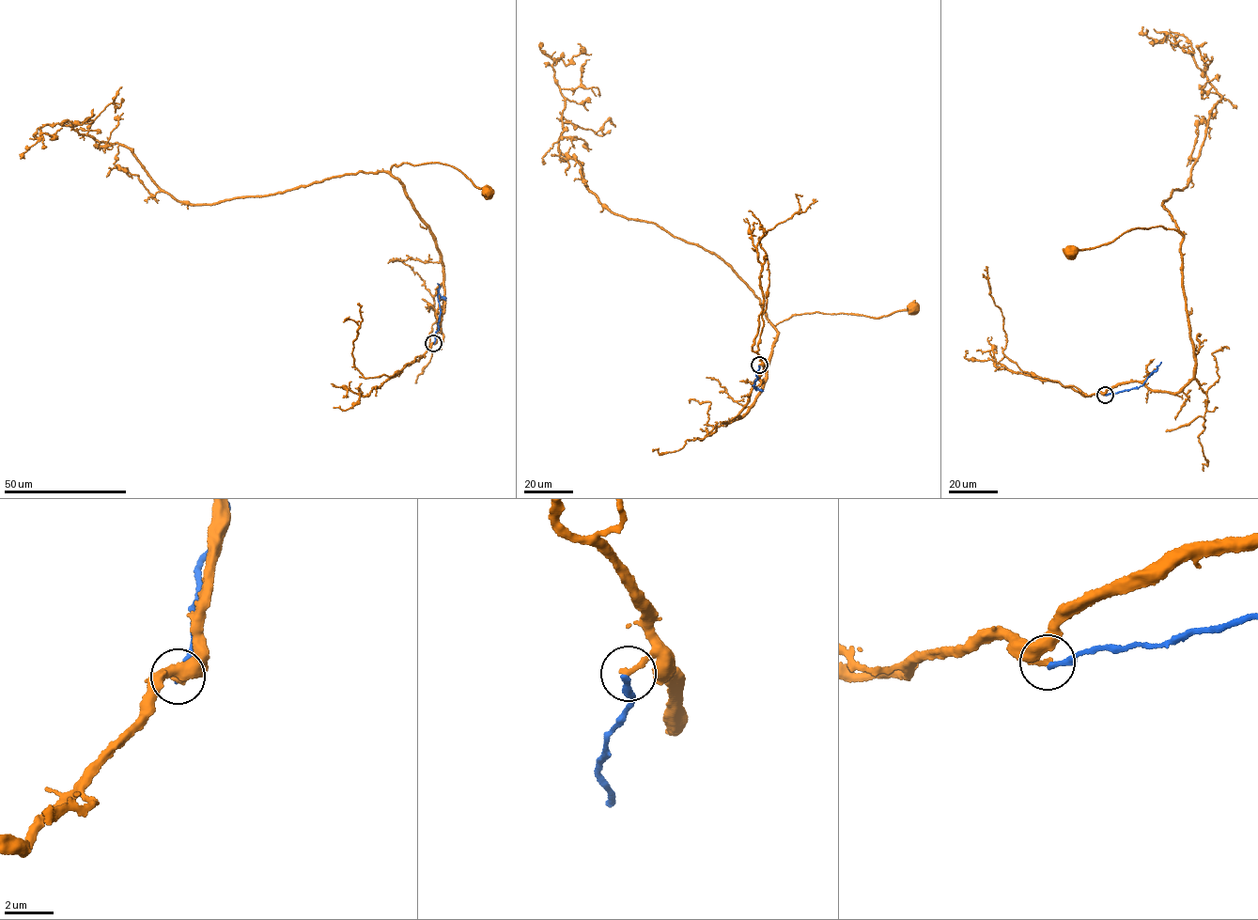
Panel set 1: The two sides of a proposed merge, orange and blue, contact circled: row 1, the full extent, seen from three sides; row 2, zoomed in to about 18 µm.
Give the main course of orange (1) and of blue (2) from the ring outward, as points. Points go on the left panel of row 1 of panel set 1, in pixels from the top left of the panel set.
1: (433, 343), (436, 314), (445, 311), (442, 254), (391, 168), (404, 163), (455, 167), (488, 194)
2: (433, 343), (441, 314), (438, 295), (445, 300)

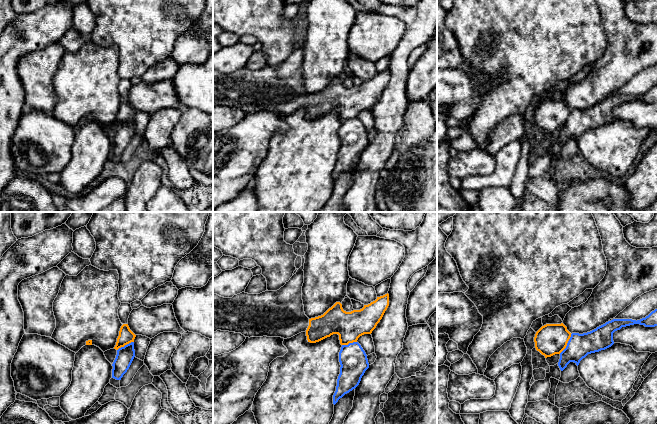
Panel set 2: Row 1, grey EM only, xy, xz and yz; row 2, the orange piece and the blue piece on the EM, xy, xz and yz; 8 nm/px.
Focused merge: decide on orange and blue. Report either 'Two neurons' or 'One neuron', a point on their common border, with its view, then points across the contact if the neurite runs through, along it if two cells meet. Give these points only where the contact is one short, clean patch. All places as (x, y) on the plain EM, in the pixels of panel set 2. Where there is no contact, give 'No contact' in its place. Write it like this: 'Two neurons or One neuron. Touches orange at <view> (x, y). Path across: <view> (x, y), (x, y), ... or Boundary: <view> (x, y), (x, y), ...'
Two neurons. Touches orange at yz (566, 120). Boundary: yz (571, 110), (567, 121), (559, 129)

